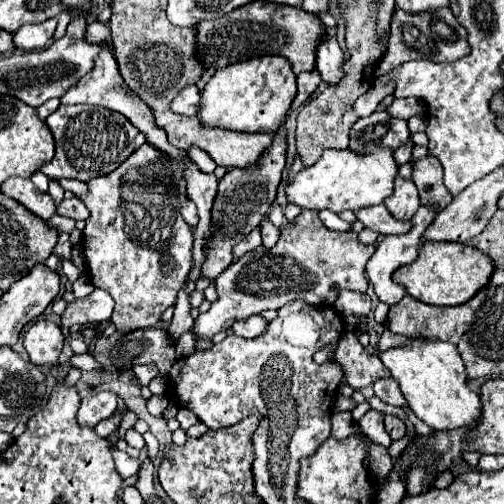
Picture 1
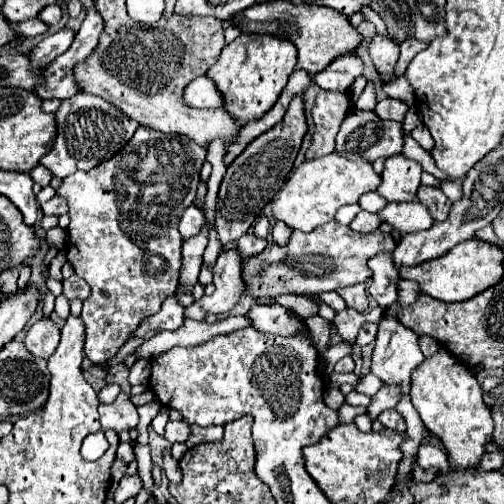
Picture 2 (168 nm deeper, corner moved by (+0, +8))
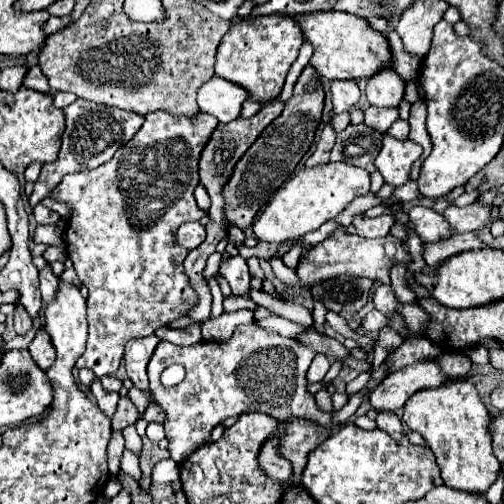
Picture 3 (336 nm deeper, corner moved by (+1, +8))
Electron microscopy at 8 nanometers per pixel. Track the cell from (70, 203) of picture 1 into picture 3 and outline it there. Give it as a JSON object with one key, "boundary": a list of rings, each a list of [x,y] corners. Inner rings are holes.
{"boundary":[[[37,204],[33,208],[33,214],[35,214],[37,224],[55,224],[59,220],[59,214],[53,212],[53,210],[49,210],[49,208],[45,208],[43,204]]]}

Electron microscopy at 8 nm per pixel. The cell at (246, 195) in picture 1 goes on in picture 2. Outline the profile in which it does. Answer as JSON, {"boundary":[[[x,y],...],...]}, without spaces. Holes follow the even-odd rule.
{"boundary":[[[296,94],[286,110],[286,116],[280,124],[266,130],[258,138],[254,138],[246,150],[228,166],[226,176],[222,180],[218,192],[218,206],[216,206],[216,232],[222,244],[234,242],[248,232],[252,222],[260,216],[264,206],[274,200],[280,188],[290,174],[302,140],[308,132],[306,116],[304,116],[304,96]]]}

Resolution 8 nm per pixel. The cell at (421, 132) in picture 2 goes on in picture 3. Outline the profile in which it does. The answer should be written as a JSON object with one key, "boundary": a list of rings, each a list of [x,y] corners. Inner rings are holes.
{"boundary":[[[409,180],[403,186],[395,188],[391,198],[387,201],[385,206],[390,206],[395,202],[404,203],[410,202],[417,199],[419,195],[418,183],[417,181]]]}

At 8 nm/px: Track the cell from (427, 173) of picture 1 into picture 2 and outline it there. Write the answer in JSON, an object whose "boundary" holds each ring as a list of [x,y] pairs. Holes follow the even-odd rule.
{"boundary":[[[420,186],[418,190],[418,200],[422,204],[426,204],[426,208],[430,210],[432,218],[434,220],[446,220],[446,216],[450,214],[450,200],[444,196],[442,190],[438,188],[426,188],[426,186]]]}

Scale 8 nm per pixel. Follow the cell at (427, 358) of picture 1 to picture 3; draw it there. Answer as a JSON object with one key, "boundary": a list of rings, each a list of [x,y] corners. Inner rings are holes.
{"boundary":[[[451,378],[437,388],[415,392],[405,404],[403,422],[427,440],[447,486],[463,492],[487,492],[495,482],[499,462],[491,452],[491,414],[483,406],[473,382]]]}

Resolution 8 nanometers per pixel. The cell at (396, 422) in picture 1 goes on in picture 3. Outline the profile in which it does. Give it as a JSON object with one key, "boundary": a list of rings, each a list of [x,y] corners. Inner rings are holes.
{"boundary":[[[379,412],[377,418],[375,418],[375,422],[377,422],[377,428],[381,428],[383,432],[387,432],[393,440],[401,440],[405,436],[403,422],[393,412]]]}

